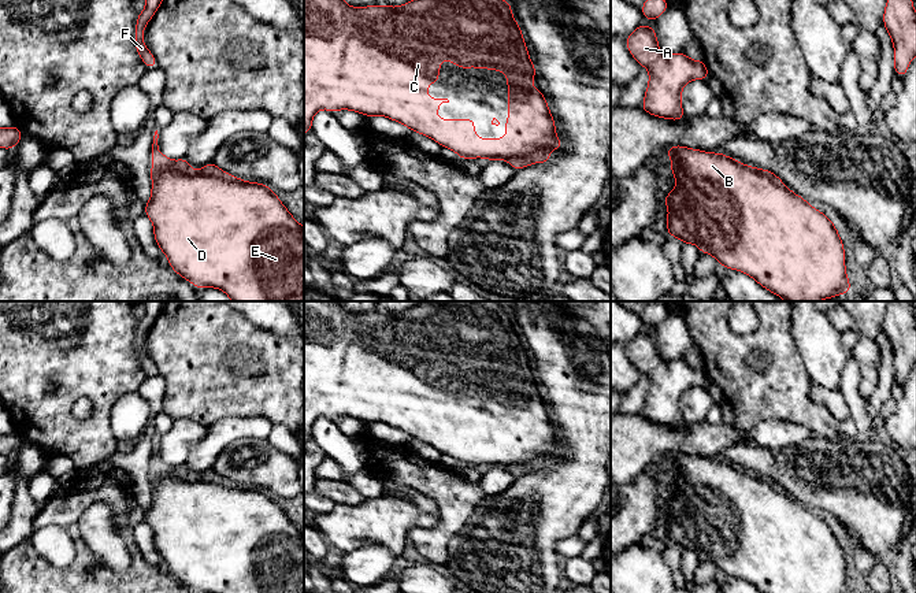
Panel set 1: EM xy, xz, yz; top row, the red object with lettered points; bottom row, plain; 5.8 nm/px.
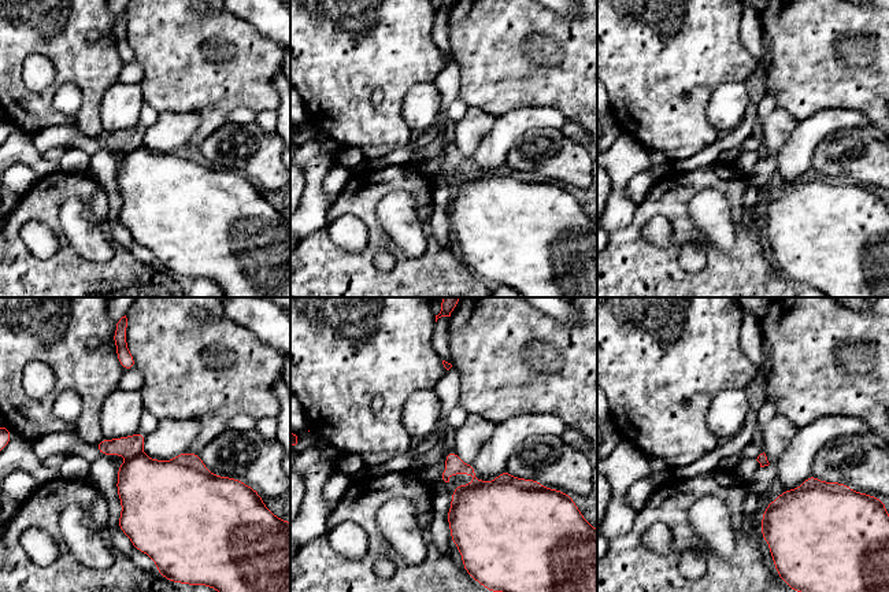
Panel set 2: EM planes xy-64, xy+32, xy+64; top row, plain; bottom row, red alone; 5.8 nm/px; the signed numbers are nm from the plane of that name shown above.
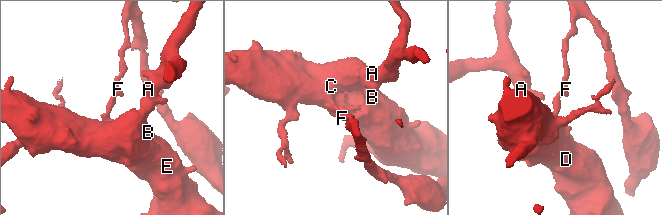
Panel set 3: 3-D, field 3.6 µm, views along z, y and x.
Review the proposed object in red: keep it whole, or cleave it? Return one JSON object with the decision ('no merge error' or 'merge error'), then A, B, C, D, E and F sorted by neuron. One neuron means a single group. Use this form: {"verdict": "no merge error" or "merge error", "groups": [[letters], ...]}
{"verdict": "merge error", "groups": [["A", "B", "C", "D", "E"], ["F"]]}

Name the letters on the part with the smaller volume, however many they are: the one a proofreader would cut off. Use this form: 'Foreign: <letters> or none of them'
Foreign: F

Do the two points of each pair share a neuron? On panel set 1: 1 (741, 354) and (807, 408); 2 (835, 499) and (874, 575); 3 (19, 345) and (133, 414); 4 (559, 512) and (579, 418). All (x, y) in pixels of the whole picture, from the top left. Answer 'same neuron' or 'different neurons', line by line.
1: same neuron
2: different neurons
3: different neurons
4: same neuron

